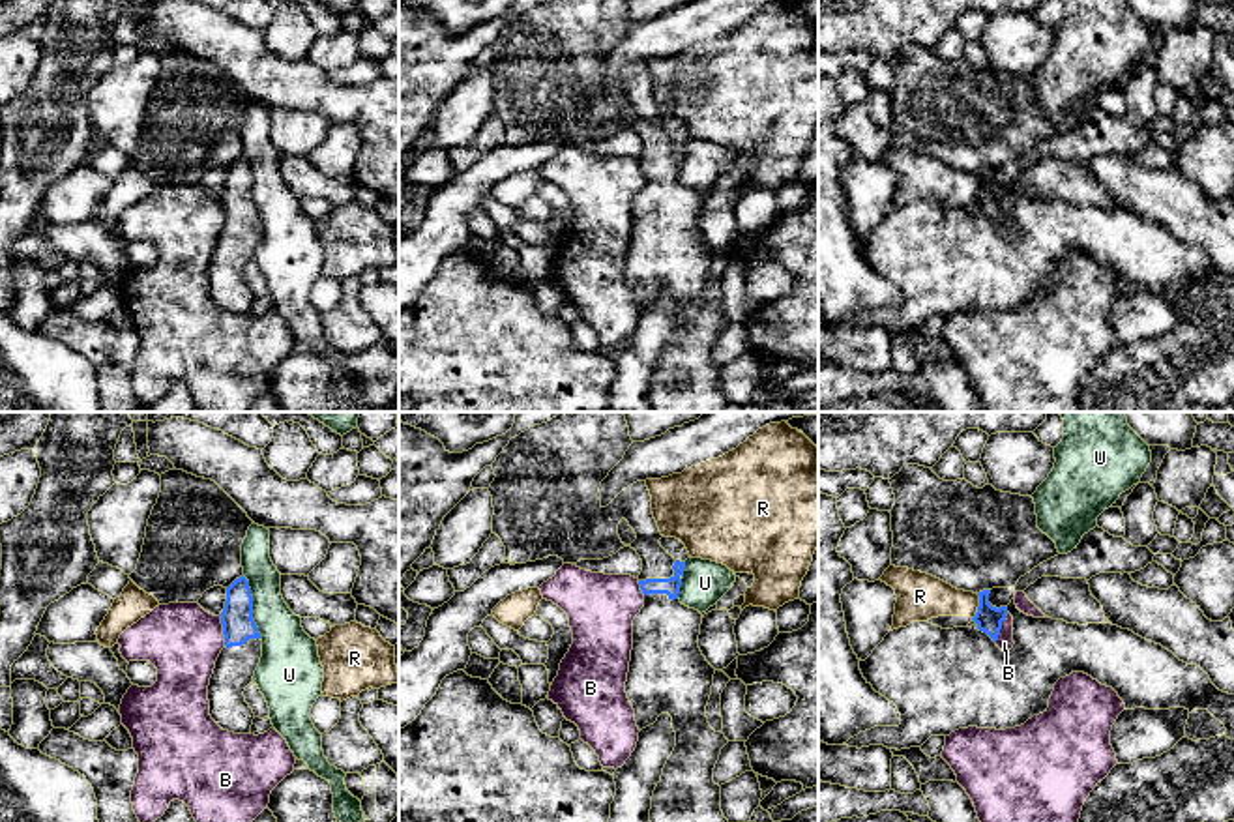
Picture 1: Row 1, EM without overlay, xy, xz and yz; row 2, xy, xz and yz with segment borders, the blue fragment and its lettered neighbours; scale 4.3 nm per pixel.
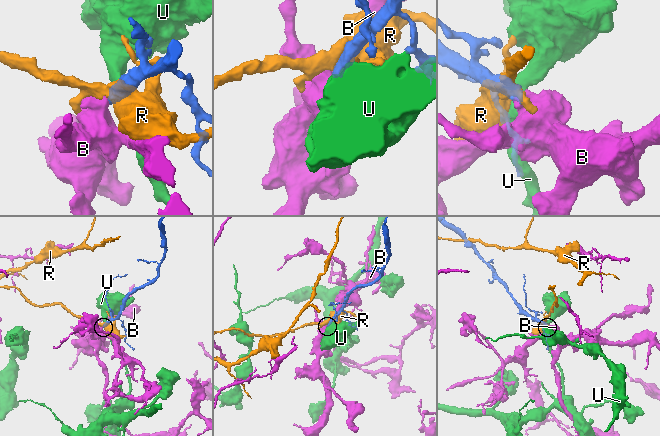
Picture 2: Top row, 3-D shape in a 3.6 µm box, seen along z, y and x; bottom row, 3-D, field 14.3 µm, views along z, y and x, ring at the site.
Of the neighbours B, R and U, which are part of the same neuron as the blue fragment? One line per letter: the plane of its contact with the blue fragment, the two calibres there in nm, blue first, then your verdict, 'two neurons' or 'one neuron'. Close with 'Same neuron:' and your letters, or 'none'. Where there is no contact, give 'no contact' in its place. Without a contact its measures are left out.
B: contact in xy; calibres 140 and 320 nm; two neurons
R: contact in yz; calibres 120 and 200 nm; two neurons
U: contact in xy; calibres 140 and 220 nm; two neurons
Same neuron: none

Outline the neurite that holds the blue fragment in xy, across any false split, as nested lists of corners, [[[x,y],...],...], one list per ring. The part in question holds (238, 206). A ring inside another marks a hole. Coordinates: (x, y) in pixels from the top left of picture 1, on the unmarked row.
[[[242,155],[227,169],[221,193],[225,228],[208,266],[210,296],[228,313],[249,315],[255,300],[243,272],[253,262],[262,238],[262,221],[253,200],[249,161]]]

